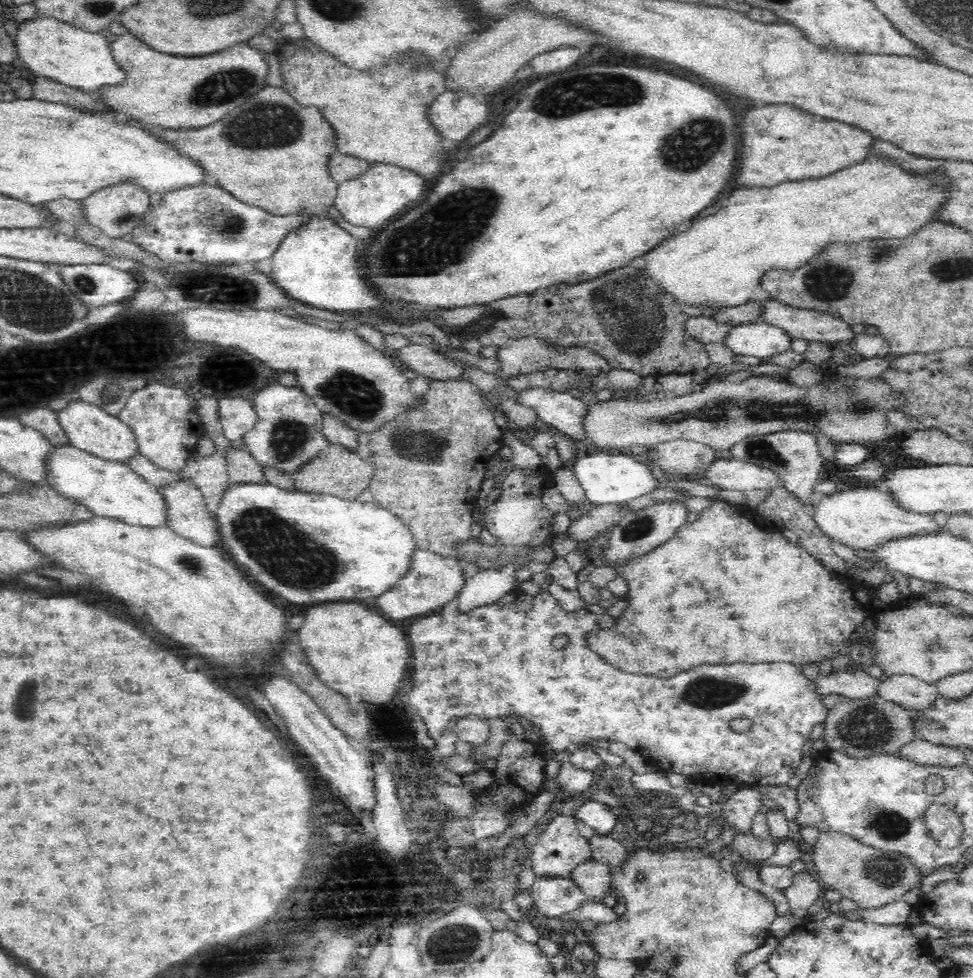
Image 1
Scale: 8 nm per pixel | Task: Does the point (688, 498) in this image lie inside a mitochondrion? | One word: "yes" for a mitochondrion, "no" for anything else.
no

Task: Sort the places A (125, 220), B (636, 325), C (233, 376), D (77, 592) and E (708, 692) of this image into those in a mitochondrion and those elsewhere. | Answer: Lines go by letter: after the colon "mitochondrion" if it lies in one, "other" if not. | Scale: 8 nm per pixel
A: mitochondrion
B: mitochondrion
C: other
D: other
E: mitochondrion

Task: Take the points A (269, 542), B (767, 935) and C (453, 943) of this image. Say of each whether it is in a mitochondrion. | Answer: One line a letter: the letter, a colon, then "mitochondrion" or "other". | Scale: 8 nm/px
A: mitochondrion
B: other
C: mitochondrion

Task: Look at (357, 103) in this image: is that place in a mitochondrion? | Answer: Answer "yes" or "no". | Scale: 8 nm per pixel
no

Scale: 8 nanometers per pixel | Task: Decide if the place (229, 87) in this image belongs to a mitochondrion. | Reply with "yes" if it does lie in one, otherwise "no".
yes

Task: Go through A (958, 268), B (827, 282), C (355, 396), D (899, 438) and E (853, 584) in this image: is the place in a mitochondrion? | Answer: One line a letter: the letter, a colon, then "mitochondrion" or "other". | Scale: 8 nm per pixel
A: mitochondrion
B: mitochondrion
C: mitochondrion
D: other
E: other

